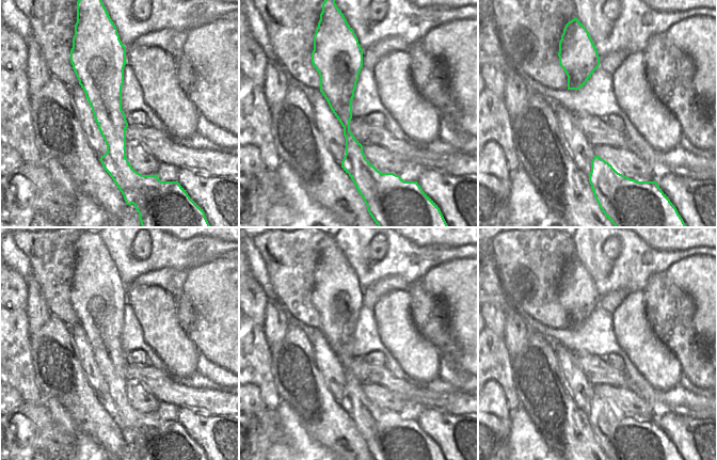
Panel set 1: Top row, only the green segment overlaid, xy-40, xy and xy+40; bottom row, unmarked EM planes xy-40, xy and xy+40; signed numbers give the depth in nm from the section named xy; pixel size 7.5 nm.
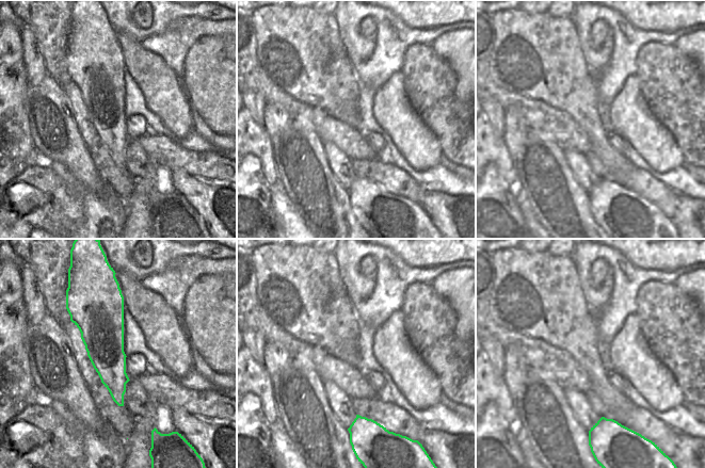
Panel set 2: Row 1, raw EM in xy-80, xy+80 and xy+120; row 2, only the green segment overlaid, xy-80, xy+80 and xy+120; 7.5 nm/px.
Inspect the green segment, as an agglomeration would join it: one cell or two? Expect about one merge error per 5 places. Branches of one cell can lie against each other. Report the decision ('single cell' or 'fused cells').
fused cells

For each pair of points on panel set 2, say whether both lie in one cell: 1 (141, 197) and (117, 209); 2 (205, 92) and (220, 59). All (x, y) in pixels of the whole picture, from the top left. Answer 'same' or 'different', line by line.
1: different
2: same

